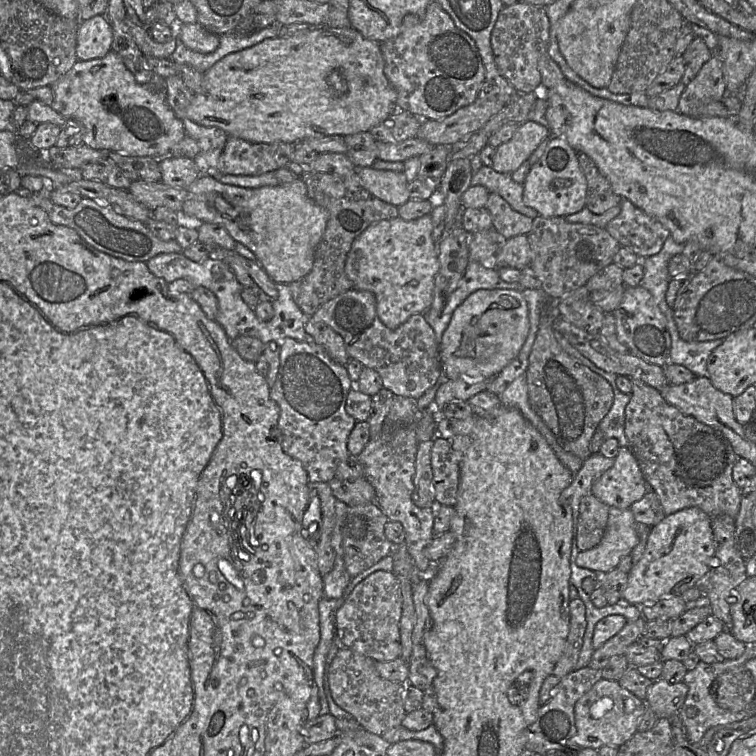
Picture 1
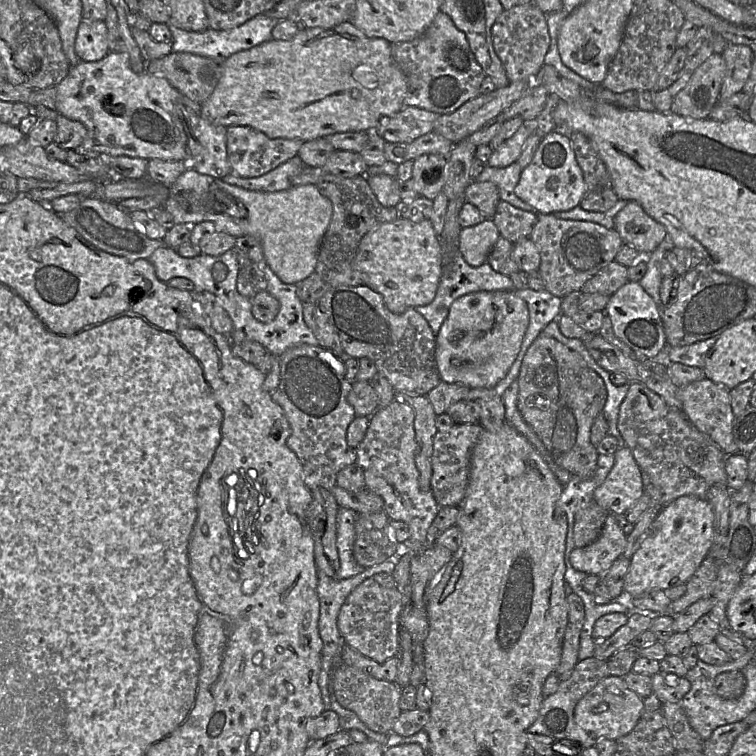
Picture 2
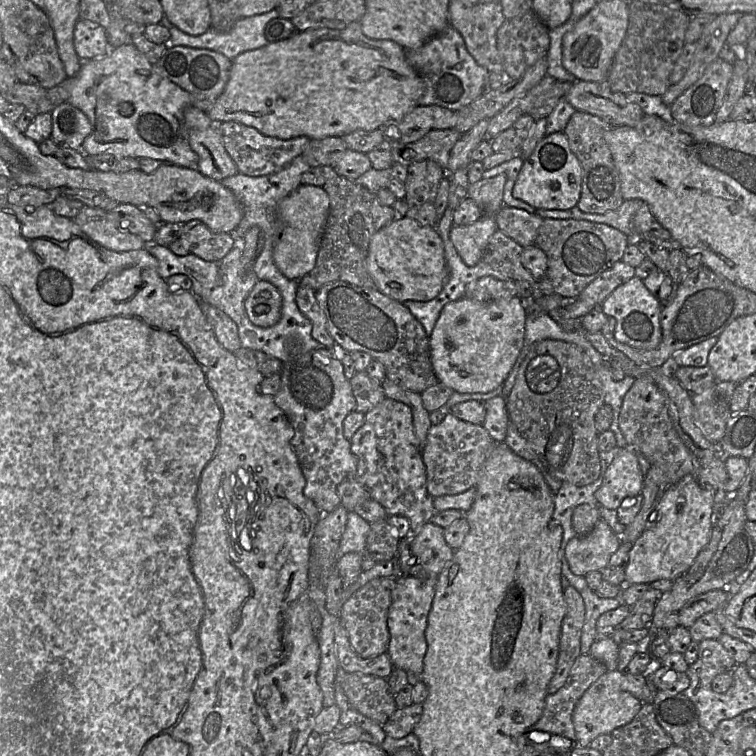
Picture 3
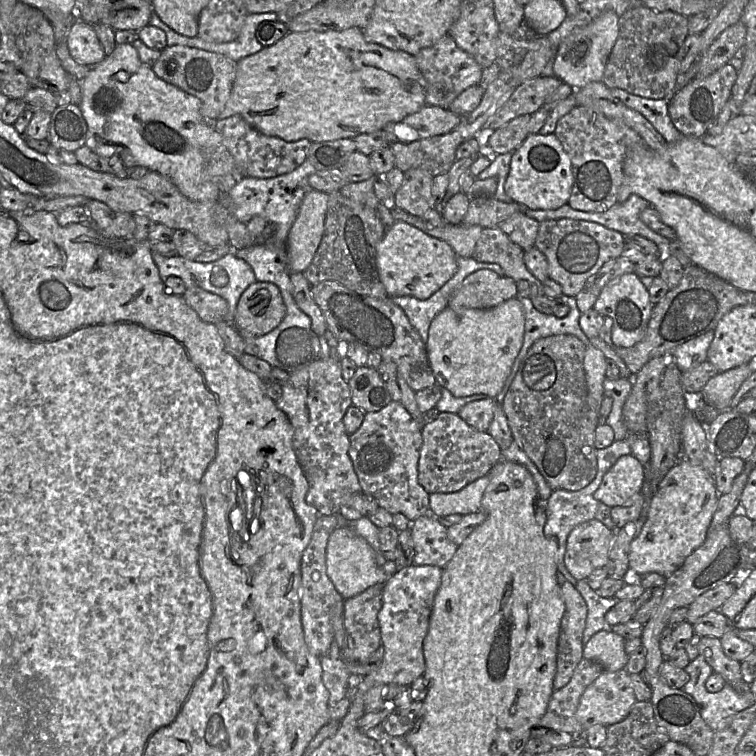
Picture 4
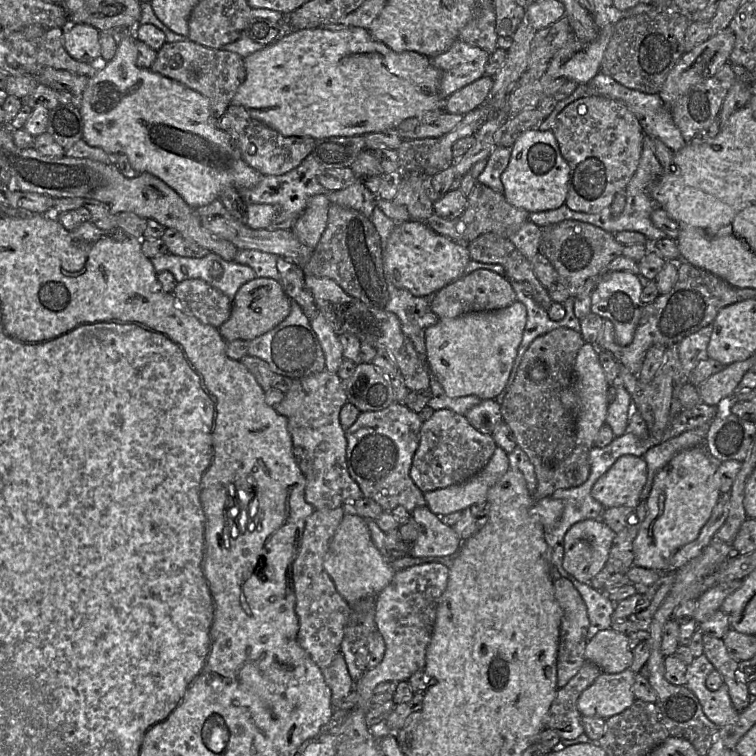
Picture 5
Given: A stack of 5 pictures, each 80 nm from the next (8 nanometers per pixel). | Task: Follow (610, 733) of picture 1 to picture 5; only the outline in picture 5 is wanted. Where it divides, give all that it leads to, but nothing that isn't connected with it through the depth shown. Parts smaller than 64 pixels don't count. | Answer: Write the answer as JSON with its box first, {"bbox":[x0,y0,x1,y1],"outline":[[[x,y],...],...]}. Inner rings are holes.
{"bbox":[578,668,636,719],"outline":[[[630,668],[617,674],[602,672],[578,698],[581,716],[607,719],[630,707],[636,700],[632,690],[635,675]]]}

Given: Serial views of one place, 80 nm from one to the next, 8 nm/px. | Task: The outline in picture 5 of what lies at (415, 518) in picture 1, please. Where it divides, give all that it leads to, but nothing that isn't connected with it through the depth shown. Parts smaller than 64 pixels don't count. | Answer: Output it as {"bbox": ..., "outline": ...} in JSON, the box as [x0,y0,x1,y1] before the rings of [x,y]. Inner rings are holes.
{"bbox":[346,401,426,513],"outline":[[[394,401],[379,411],[360,412],[355,423],[346,430],[349,474],[359,485],[362,495],[378,503],[383,511],[403,506],[411,513],[417,507],[426,506],[424,493],[410,477],[422,422],[419,414]]]}

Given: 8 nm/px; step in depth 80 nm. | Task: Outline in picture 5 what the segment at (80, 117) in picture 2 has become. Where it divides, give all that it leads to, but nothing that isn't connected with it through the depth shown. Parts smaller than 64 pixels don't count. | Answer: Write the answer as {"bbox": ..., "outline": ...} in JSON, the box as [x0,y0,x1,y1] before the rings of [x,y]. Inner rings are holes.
{"bbox":[80,30,264,208],"outline":[[[134,30],[120,42],[115,56],[109,62],[100,63],[89,76],[80,106],[84,141],[107,154],[126,155],[134,170],[148,172],[161,179],[192,208],[206,206],[219,199],[226,187],[239,190],[256,186],[264,175],[243,160],[232,137],[217,127],[218,119],[211,115],[209,99],[176,80],[152,72],[150,68],[137,67],[137,41]]]}

